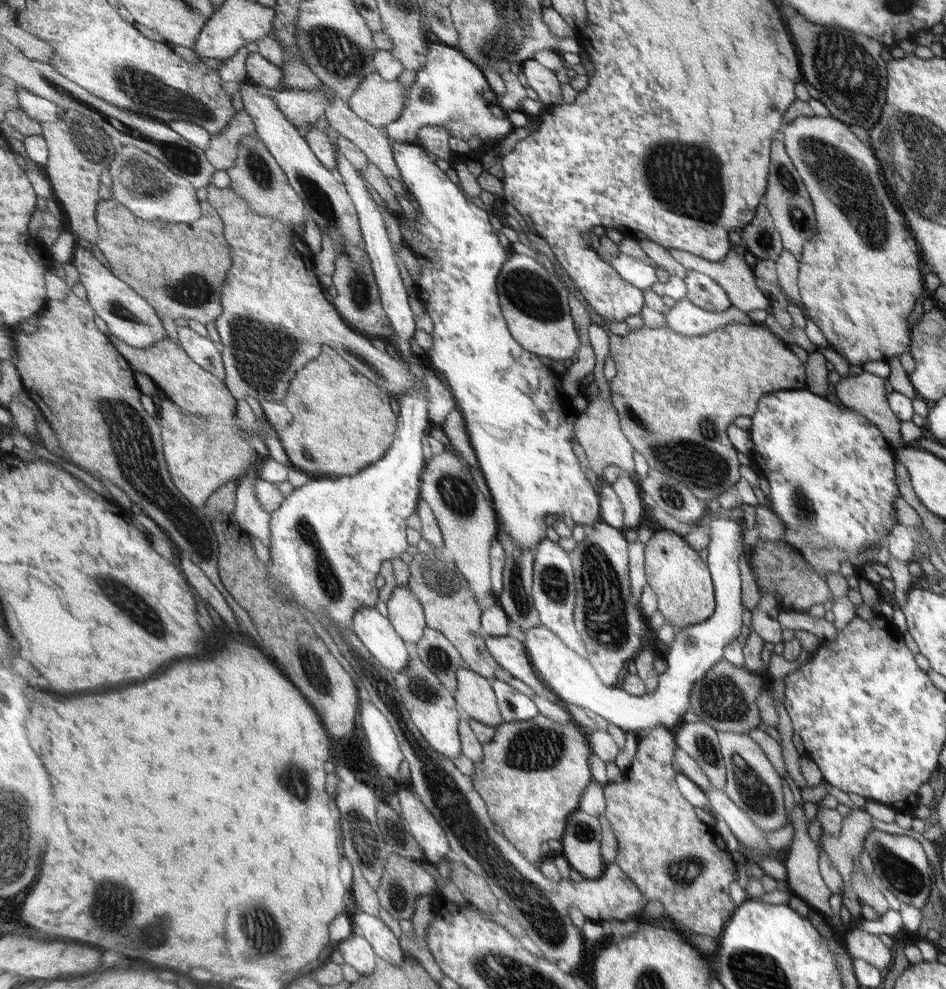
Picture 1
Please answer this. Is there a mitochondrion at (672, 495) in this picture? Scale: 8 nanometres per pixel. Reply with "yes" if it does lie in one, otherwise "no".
yes

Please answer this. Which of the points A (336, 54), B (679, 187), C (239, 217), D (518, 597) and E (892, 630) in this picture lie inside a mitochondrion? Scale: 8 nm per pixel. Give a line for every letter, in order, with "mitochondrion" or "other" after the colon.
A: mitochondrion
B: mitochondrion
C: other
D: mitochondrion
E: other

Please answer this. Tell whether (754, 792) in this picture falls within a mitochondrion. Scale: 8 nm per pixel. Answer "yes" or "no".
yes

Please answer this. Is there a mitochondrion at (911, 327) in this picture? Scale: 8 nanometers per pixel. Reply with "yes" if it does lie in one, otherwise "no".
no

